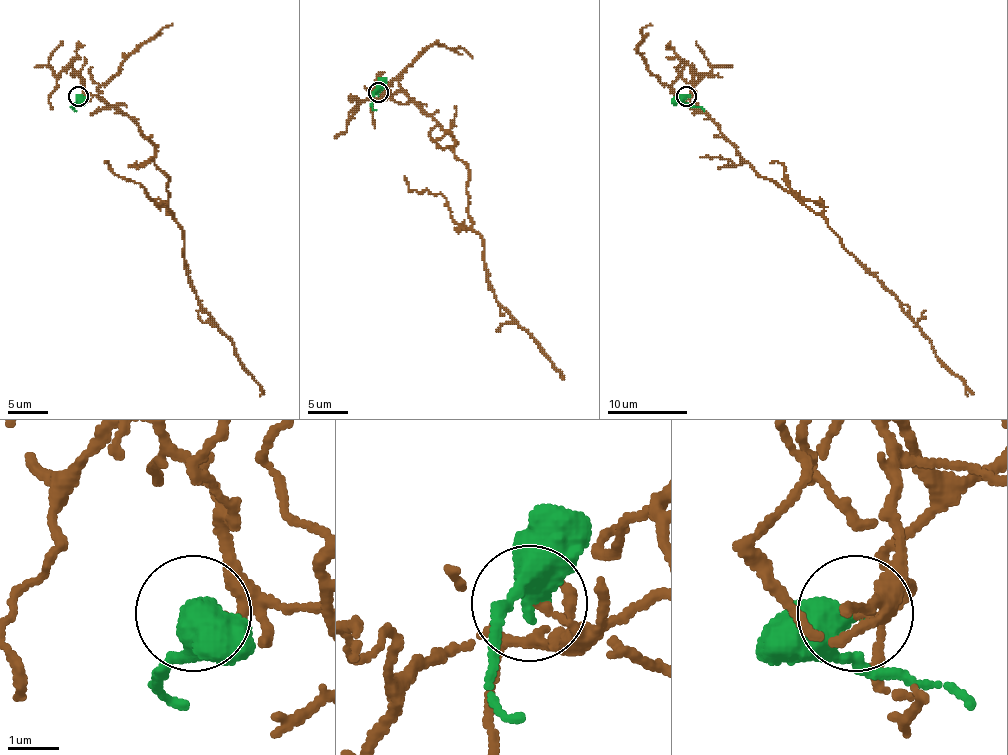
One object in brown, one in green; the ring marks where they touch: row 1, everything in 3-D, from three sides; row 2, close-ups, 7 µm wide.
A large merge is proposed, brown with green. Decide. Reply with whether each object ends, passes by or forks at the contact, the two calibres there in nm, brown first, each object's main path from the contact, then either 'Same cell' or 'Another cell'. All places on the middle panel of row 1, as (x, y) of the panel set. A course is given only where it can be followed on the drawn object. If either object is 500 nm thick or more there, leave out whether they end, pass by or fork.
At the ring brown ends. At the ring green passes by. Thickness 130 nm (brown) against 440 nm. Course of brown: (378, 92), (406, 94), (454, 140), (452, 152), (468, 168), (466, 192), (488, 287), (564, 379). Course of green: (378, 92), (376, 90), (372, 96), (372, 108), (376, 110). Another cell

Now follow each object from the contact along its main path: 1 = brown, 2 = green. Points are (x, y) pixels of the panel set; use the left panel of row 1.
1: (78, 97), (100, 97), (116, 105), (154, 147), (152, 161), (168, 177), (188, 282), (264, 394)
2: (78, 97), (72, 105), (76, 111)

